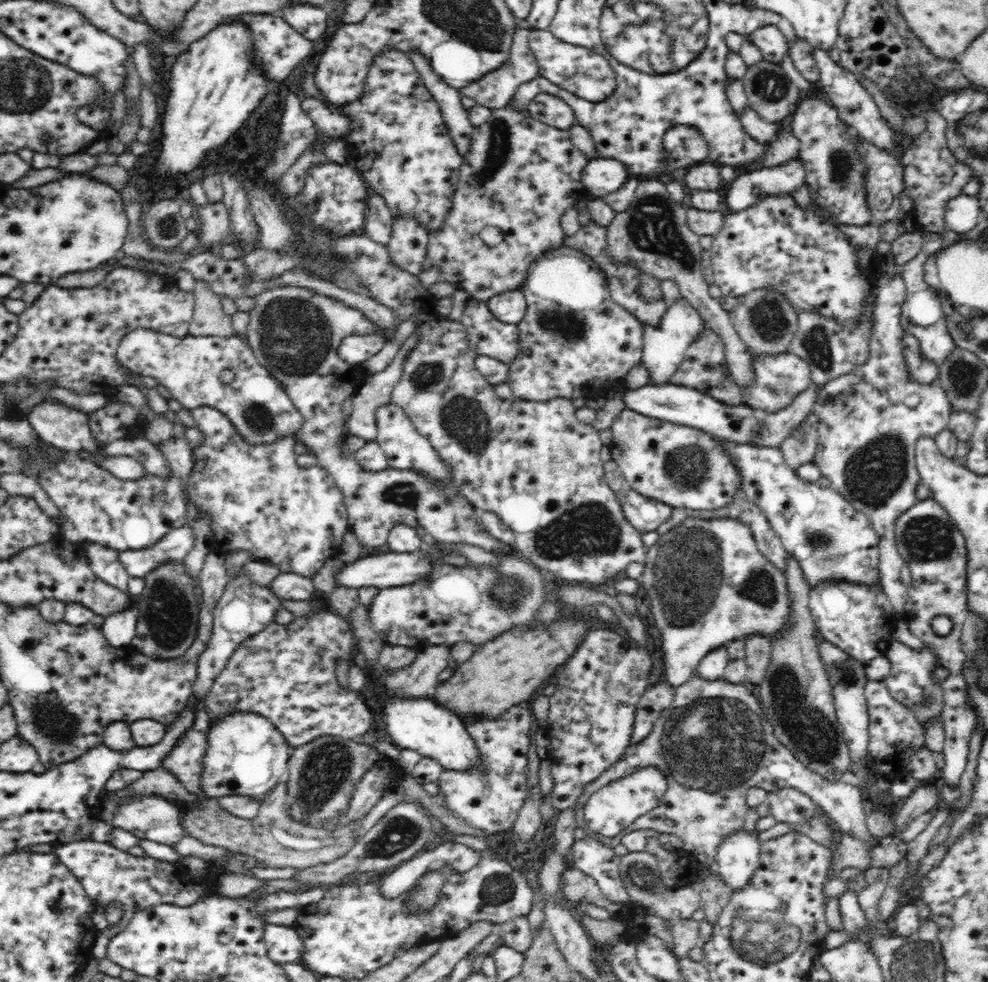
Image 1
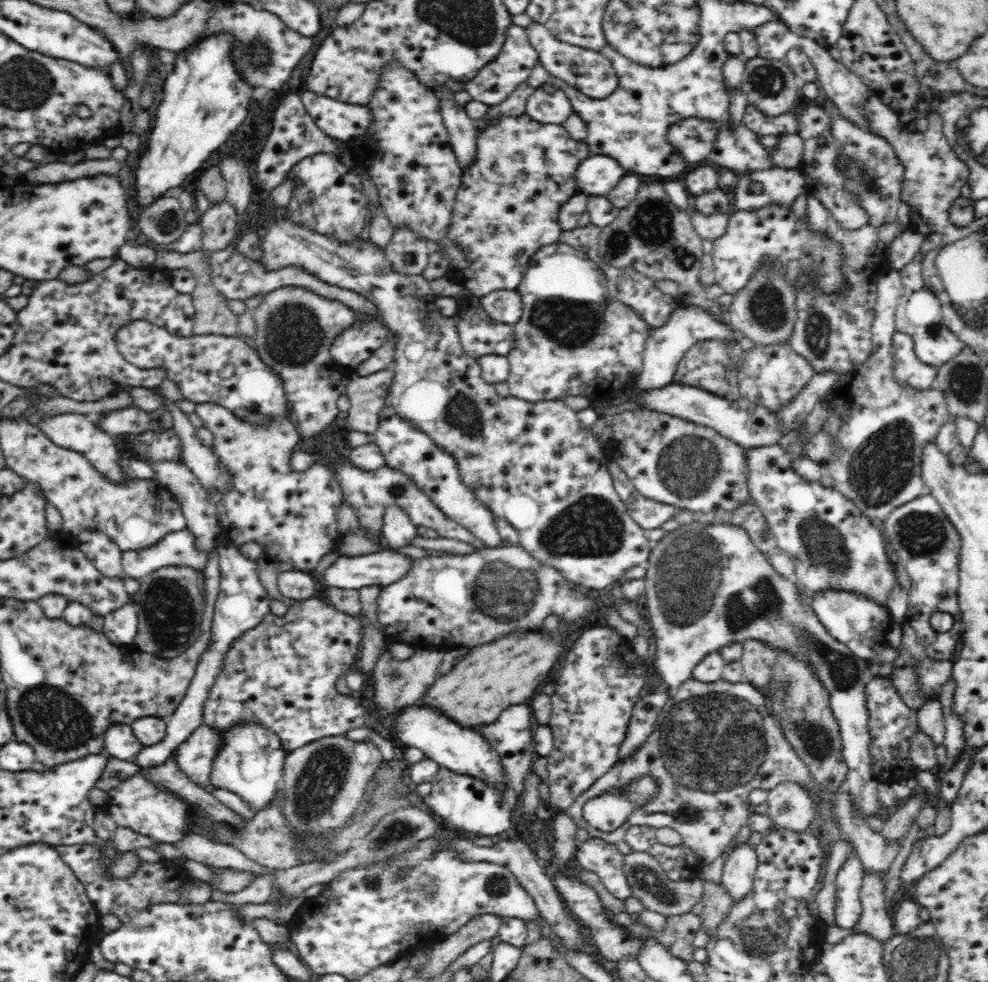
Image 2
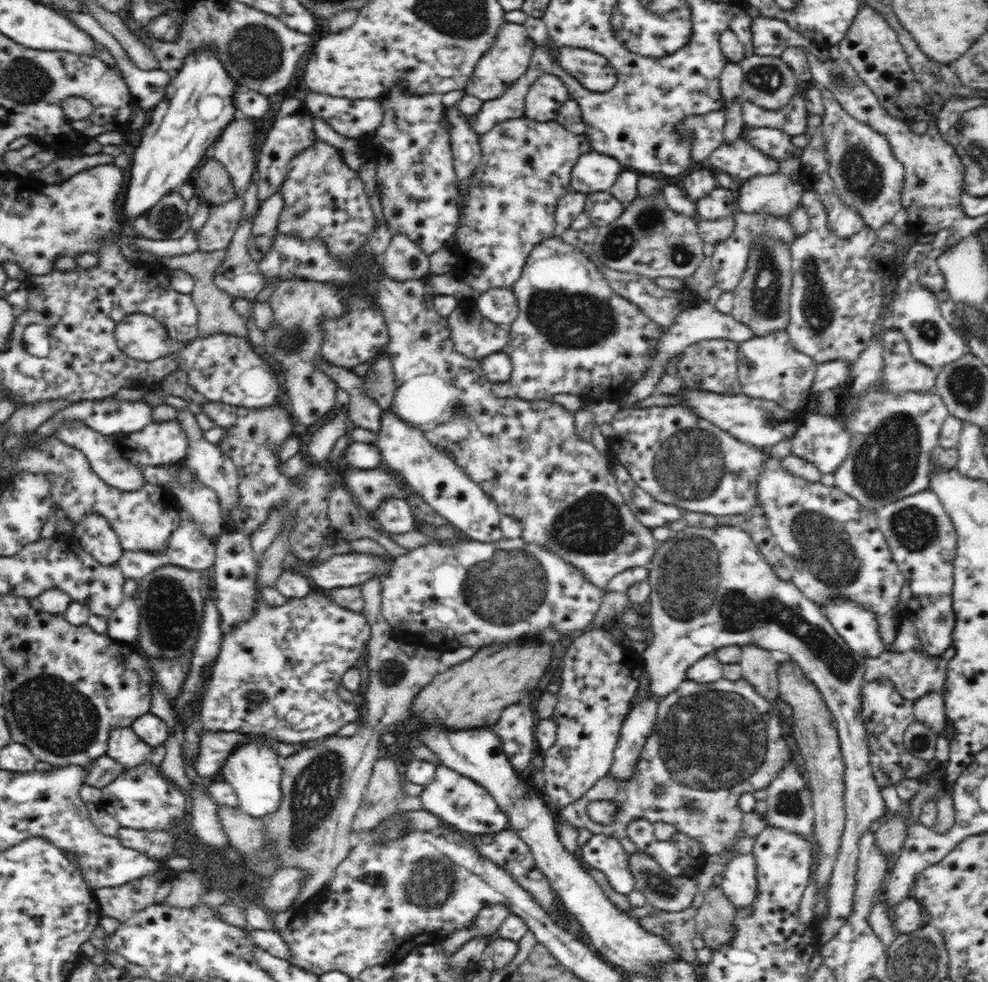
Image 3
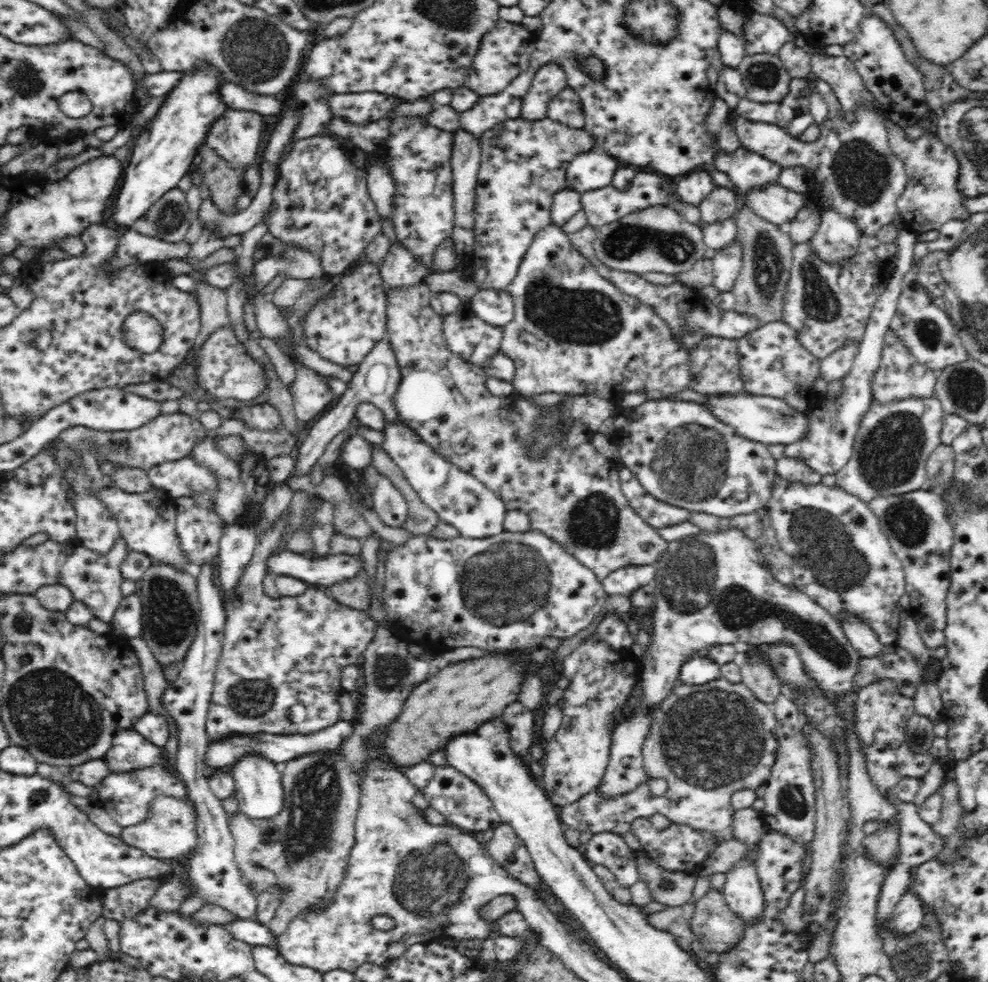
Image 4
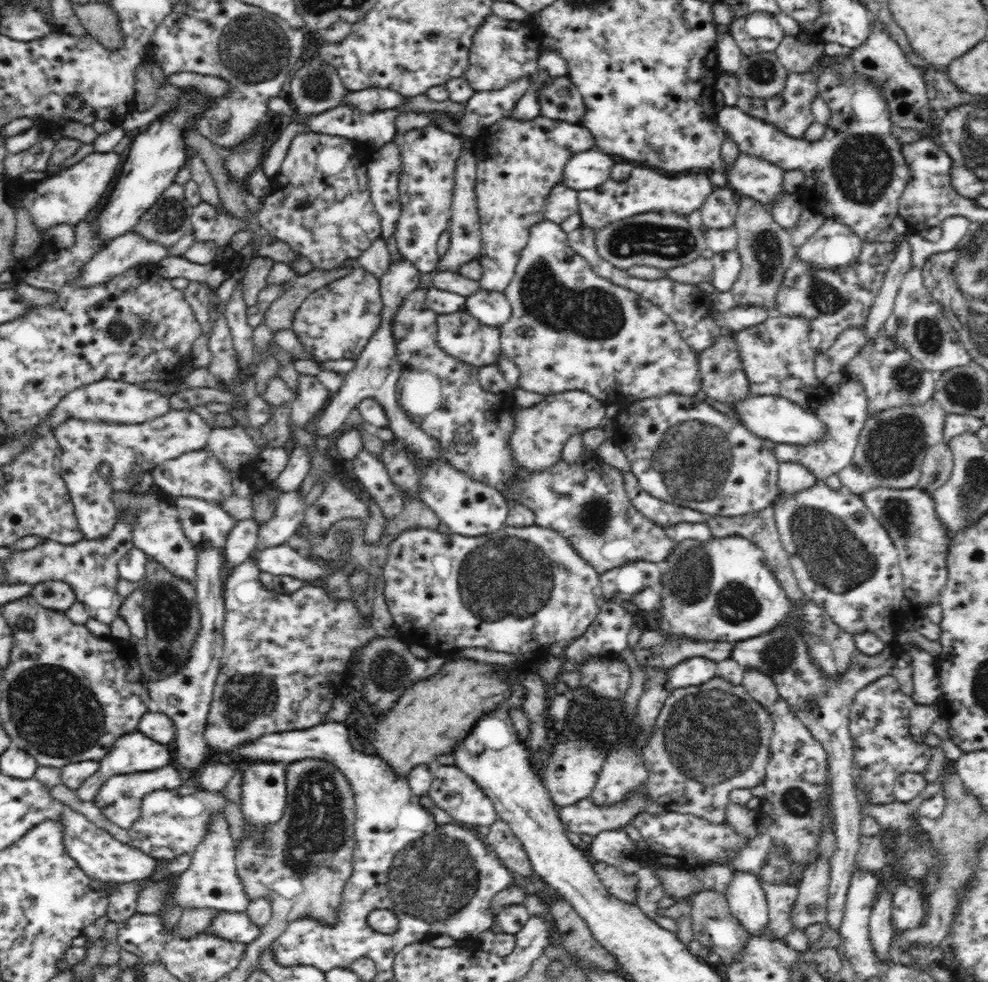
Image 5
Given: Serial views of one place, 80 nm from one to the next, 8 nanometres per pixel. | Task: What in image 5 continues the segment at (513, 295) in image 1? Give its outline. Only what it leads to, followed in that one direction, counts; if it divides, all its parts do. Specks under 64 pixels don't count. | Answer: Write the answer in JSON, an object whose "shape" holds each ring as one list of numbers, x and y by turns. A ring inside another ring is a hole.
{"shape":[[482,288,466,297,467,311,483,325,499,327,512,312,510,301,504,292,487,291]]}

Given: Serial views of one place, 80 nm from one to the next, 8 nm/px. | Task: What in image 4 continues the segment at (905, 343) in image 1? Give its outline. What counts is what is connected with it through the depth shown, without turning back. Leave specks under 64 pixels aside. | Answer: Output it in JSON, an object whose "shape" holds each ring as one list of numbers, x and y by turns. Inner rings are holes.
{"shape":[[889,330,885,334,884,348,880,354,880,364,872,376,872,398,878,404,890,404,903,398,928,398,933,396,937,372,920,364,908,347]]}

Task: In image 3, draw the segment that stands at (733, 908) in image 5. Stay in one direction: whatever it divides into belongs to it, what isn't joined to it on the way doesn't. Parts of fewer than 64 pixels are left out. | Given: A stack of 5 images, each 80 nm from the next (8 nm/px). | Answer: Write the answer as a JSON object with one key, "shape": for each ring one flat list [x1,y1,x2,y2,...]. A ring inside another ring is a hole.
{"shape":[[738,853,726,863,720,887,735,909,746,910,756,904,756,869,753,853]]}

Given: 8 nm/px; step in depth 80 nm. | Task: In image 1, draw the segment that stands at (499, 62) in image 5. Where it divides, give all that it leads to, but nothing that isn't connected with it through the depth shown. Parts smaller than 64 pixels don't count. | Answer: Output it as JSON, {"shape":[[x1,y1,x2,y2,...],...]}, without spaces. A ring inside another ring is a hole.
{"shape":[[517,28,504,66,486,74,483,78,480,78,480,81,468,84,465,88,458,90,459,93,471,98,476,104,493,110,508,105,516,90,524,83,537,78,539,74,535,54,530,50,528,34,530,34,530,29]]}

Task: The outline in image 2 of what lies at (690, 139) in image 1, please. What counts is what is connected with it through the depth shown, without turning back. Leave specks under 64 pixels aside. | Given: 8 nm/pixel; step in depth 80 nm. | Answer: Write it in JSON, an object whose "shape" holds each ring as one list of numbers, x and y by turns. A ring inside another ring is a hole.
{"shape":[[684,118,671,126,666,137,686,162,697,165,712,152,720,127,706,118]]}

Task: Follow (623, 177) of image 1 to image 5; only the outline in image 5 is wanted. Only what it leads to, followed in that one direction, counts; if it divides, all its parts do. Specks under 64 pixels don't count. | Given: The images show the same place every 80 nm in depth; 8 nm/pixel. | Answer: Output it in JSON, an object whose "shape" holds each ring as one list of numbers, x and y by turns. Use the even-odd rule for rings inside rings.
{"shape":[[586,150,572,155,566,162,563,184,575,191,592,190,611,179,615,159,598,150]]}

